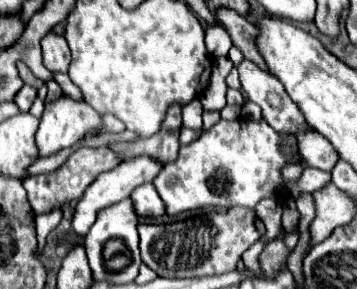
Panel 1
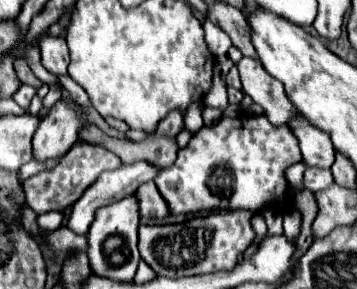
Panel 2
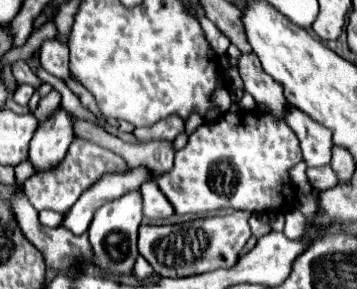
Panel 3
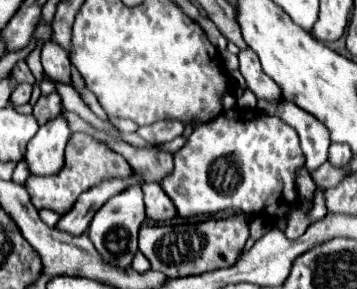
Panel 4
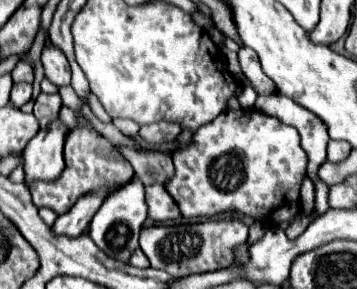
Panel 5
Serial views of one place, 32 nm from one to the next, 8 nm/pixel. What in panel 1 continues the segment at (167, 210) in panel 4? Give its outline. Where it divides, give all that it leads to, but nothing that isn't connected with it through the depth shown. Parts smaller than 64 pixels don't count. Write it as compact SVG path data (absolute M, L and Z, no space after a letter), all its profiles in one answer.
M152 182L138 186L132 192L132 200L134 200L134 206L136 206L136 214L140 214L142 218L160 218L160 216L166 214L166 206L160 200Z

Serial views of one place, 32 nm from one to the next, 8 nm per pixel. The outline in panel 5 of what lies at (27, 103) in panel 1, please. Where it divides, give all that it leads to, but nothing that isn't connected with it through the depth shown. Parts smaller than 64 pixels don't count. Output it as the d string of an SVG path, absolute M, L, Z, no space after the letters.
M26 82L14 84L12 94L10 94L10 104L12 104L12 106L20 108L20 106L26 104L30 98L32 98L32 84L26 84Z

